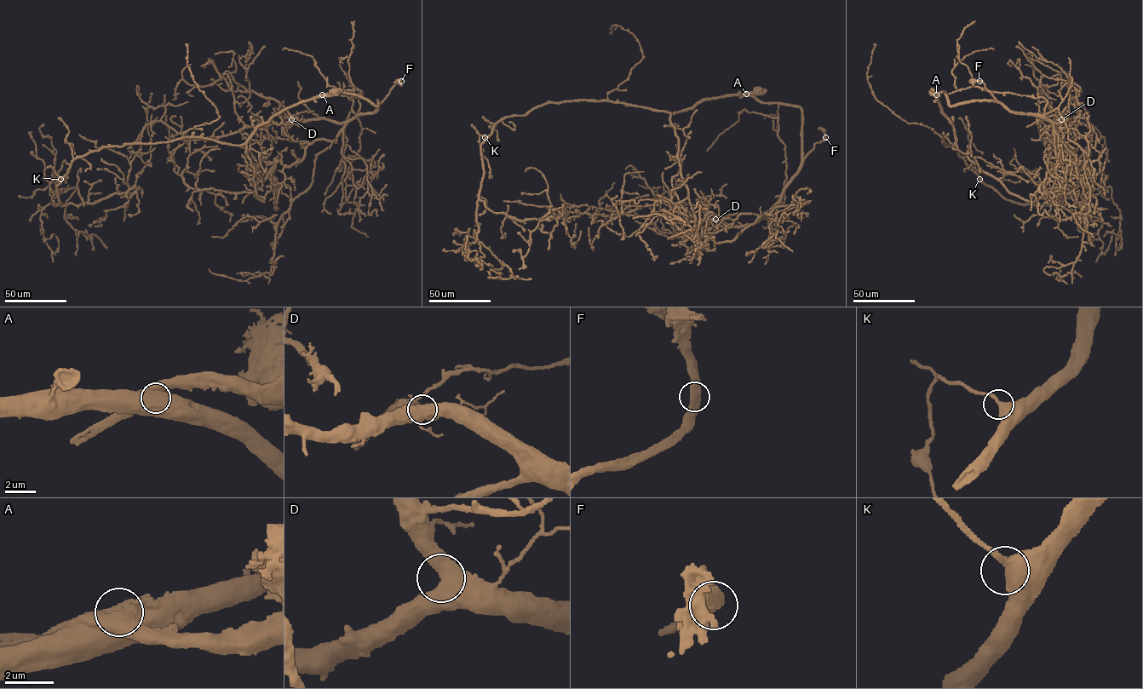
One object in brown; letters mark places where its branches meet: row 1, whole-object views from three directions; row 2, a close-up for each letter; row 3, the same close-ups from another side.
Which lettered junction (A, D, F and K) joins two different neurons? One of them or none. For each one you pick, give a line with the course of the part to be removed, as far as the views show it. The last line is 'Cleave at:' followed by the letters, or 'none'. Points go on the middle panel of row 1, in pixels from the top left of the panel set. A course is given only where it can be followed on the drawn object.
A: (747, 94), (762, 93), (766, 89)
Cleave at: A

